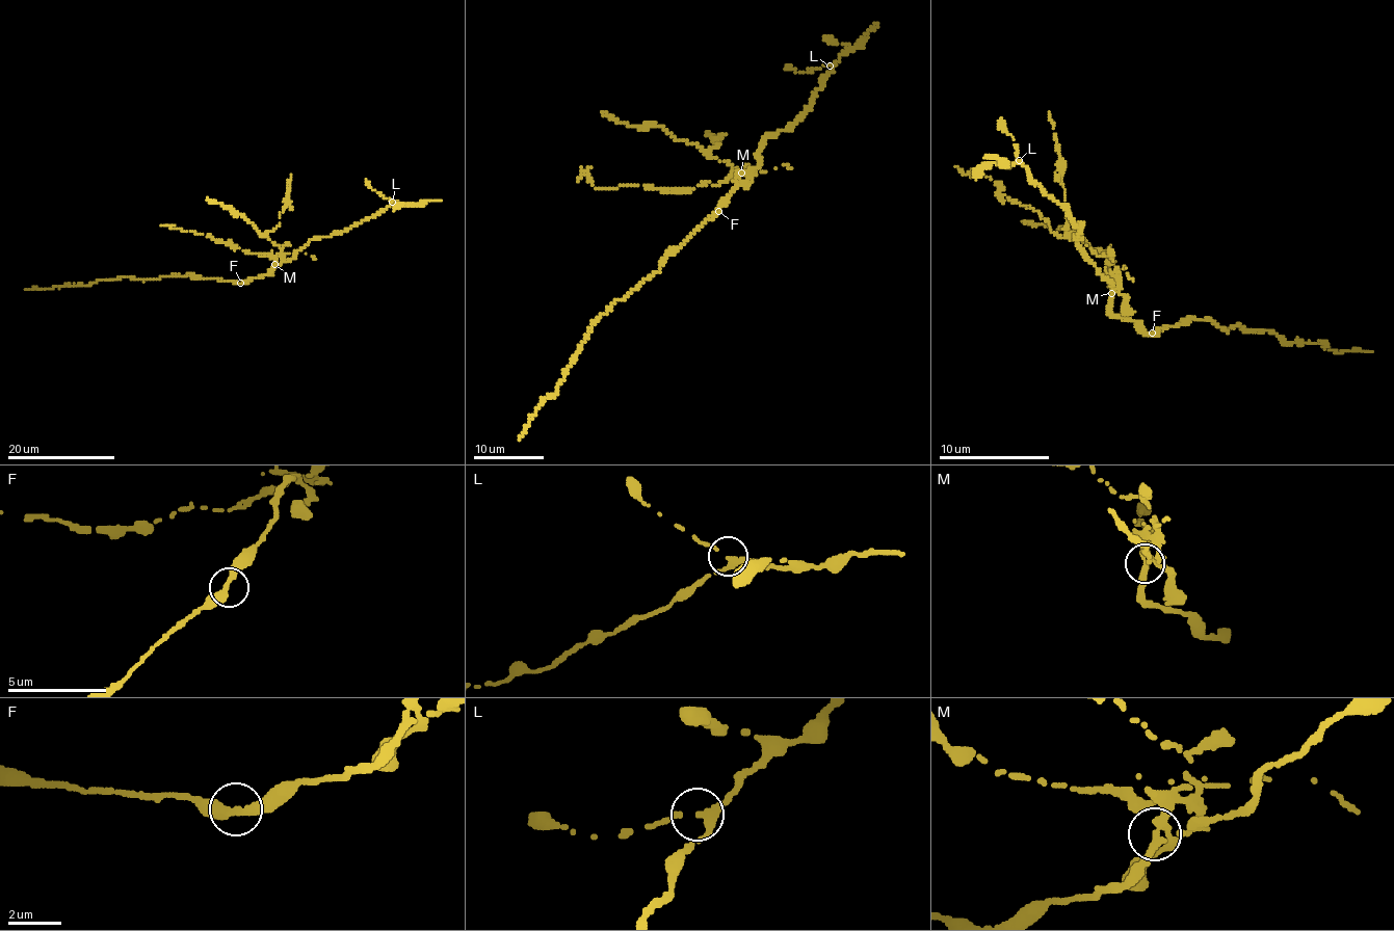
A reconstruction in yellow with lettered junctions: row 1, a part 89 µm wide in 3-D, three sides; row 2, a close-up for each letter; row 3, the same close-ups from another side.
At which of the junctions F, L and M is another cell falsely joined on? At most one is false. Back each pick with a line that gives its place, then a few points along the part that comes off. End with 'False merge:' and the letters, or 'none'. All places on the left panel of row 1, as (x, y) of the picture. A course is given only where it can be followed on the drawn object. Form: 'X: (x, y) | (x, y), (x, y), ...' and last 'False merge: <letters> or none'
M: (274, 264) | (274, 263), (275, 257), (247, 253), (225, 242), (215, 241), (209, 235), (160, 225)
False merge: M

